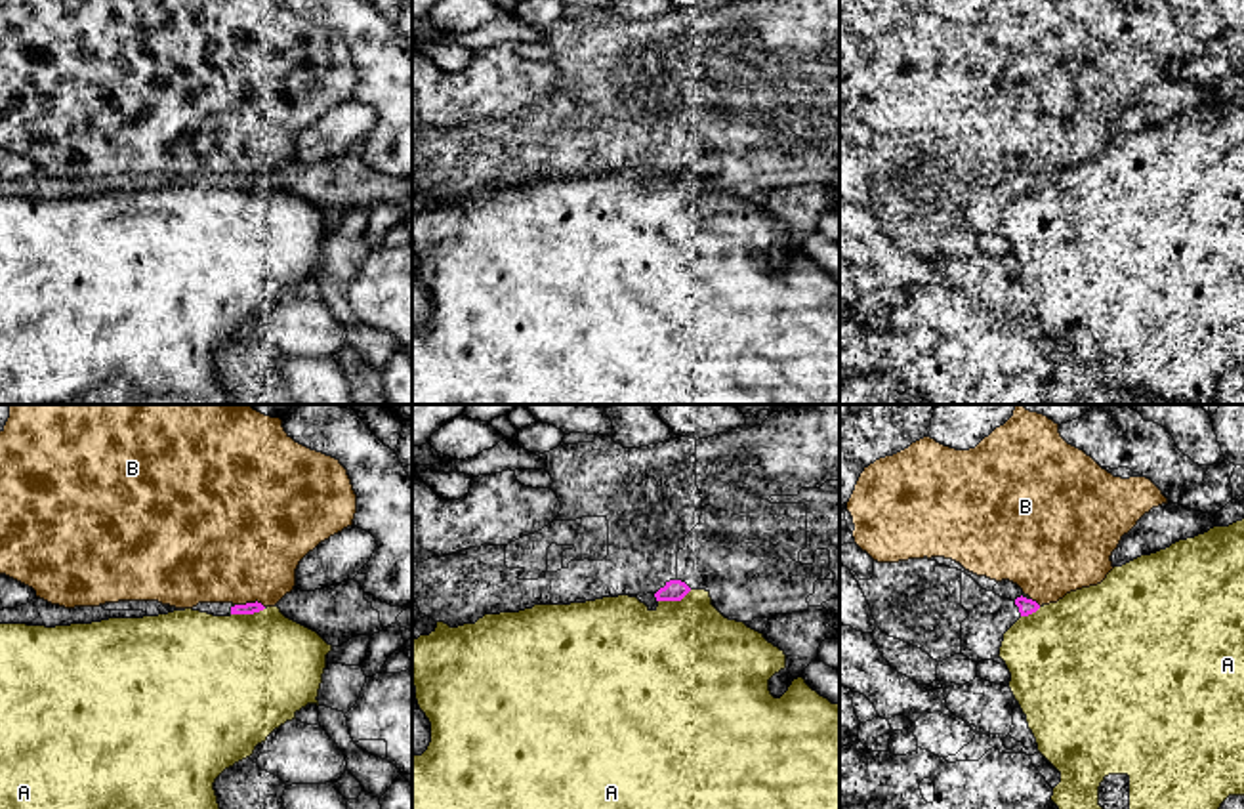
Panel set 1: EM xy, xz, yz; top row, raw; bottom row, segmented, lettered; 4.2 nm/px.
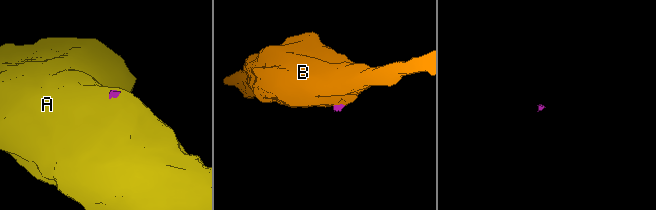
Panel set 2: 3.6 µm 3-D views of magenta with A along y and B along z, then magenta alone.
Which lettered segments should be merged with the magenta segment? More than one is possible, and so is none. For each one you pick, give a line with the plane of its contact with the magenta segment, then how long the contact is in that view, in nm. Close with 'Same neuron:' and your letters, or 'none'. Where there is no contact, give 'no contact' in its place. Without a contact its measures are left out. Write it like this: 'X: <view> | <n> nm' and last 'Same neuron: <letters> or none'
B: xy | 130 nm
Same neuron: B

